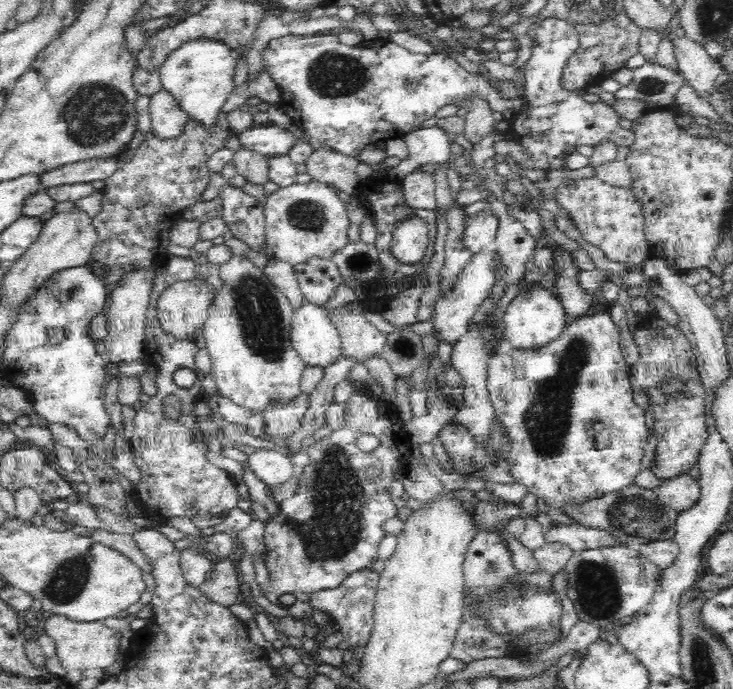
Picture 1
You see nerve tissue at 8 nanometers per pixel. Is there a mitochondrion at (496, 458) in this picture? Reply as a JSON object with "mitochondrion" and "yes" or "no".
{"mitochondrion":"no"}

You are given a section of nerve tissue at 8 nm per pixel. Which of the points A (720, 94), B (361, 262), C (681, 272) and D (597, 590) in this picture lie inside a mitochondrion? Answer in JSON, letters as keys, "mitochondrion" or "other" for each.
{"A":"mitochondrion","B":"mitochondrion","C":"other","D":"mitochondrion"}

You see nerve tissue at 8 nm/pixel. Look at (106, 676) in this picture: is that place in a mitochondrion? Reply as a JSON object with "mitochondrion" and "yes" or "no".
{"mitochondrion":"no"}

